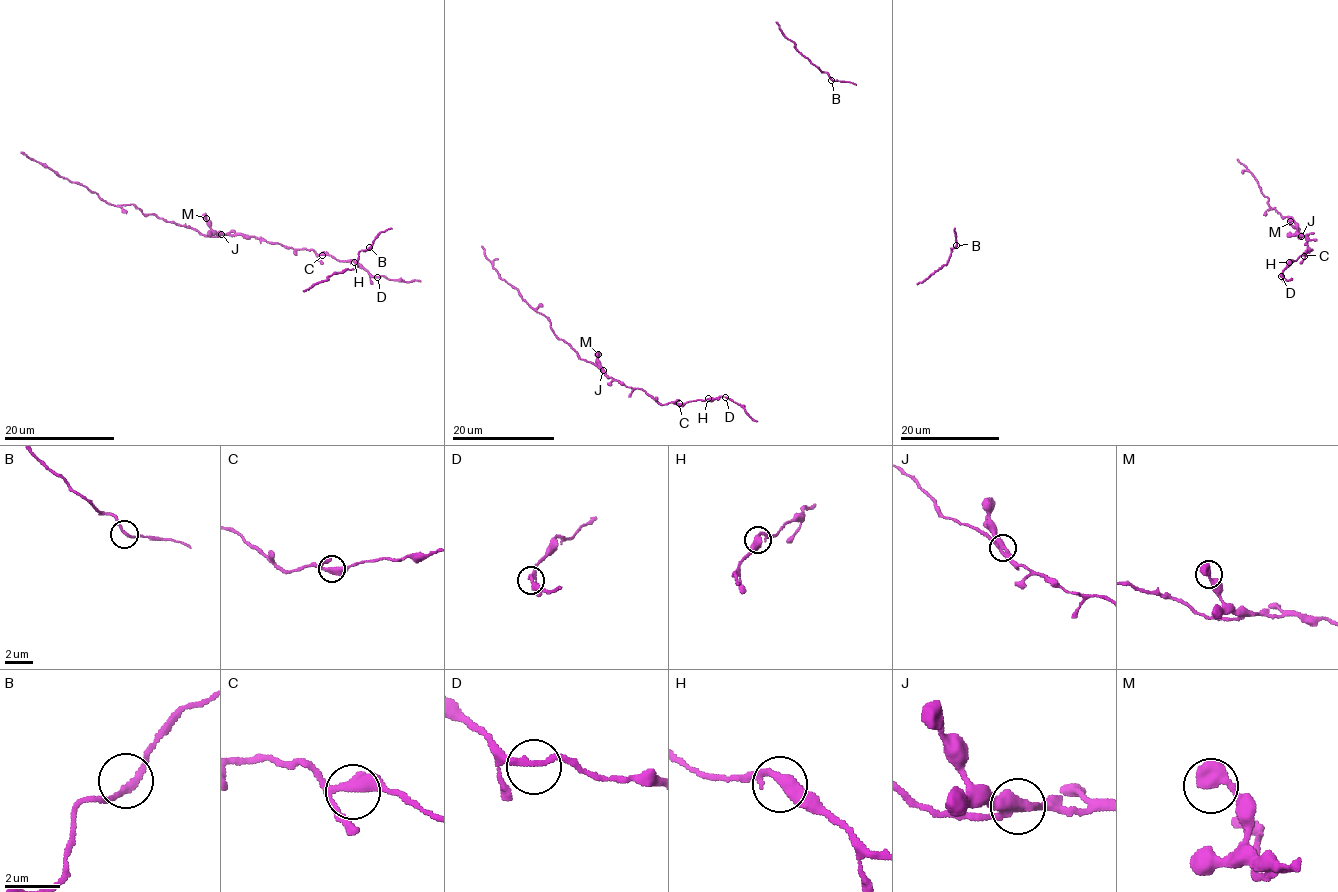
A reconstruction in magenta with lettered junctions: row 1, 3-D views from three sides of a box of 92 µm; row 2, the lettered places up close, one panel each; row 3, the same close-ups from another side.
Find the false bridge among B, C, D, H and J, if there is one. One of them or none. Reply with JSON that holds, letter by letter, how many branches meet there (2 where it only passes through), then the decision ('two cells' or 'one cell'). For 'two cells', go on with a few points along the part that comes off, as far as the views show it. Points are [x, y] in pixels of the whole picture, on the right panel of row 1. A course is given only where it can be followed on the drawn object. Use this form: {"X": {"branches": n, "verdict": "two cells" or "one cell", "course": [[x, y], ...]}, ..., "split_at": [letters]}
{"B": {"branches": 2, "verdict": "one cell"}, "C": {"branches": 3, "verdict": "one cell"}, "D": {"branches": 2, "verdict": "one cell"}, "H": {"branches": 3, "verdict": "one cell"}, "J": {"branches": 3, "verdict": "two cells", "course": [[1301, 236], [1289, 217]]}, "split_at": ["J"]}

